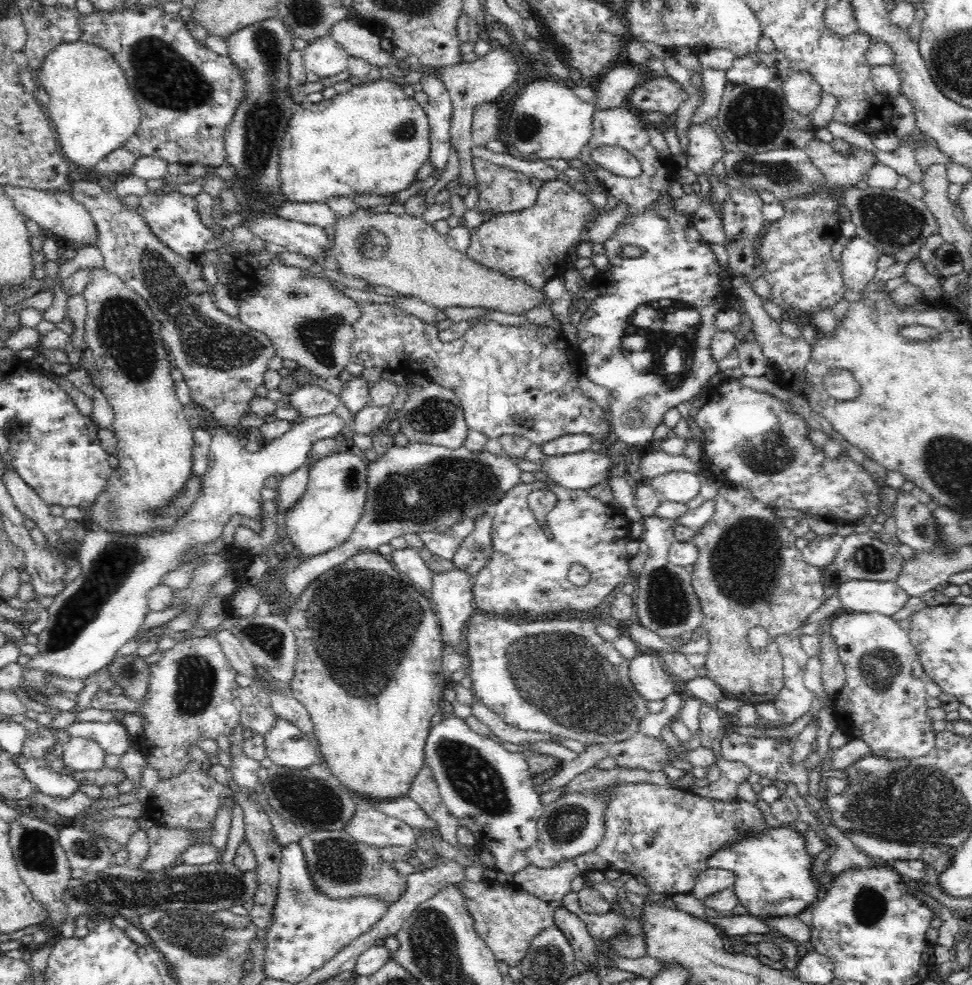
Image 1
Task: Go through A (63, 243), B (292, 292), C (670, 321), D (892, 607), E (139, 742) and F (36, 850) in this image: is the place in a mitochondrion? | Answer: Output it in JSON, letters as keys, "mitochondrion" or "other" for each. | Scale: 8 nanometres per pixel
{"A":"other","B":"mitochondrion","C":"mitochondrion","D":"other","E":"other","F":"mitochondrion"}

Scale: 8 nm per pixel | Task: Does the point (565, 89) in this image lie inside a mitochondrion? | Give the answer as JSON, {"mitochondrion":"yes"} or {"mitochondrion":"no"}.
{"mitochondrion":"no"}

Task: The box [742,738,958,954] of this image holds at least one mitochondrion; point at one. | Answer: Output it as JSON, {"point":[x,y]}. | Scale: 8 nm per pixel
{"point":[869,904]}

